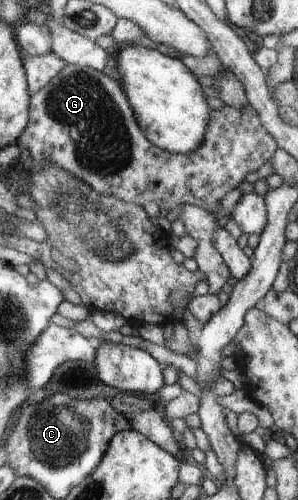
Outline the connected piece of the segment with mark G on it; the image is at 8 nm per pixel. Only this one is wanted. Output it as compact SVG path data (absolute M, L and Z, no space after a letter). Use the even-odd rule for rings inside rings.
M74 63L64 66L46 86L31 94L29 114L27 128L18 140L18 146L28 154L28 161L36 165L58 165L101 195L110 195L141 207L155 202L159 208L168 211L178 205L196 205L211 213L218 211L222 200L238 188L245 175L256 172L270 161L279 148L274 136L262 124L259 112L249 102L243 109L224 105L212 111L206 139L200 148L186 154L166 152L153 145L139 127L119 81L103 70Z

